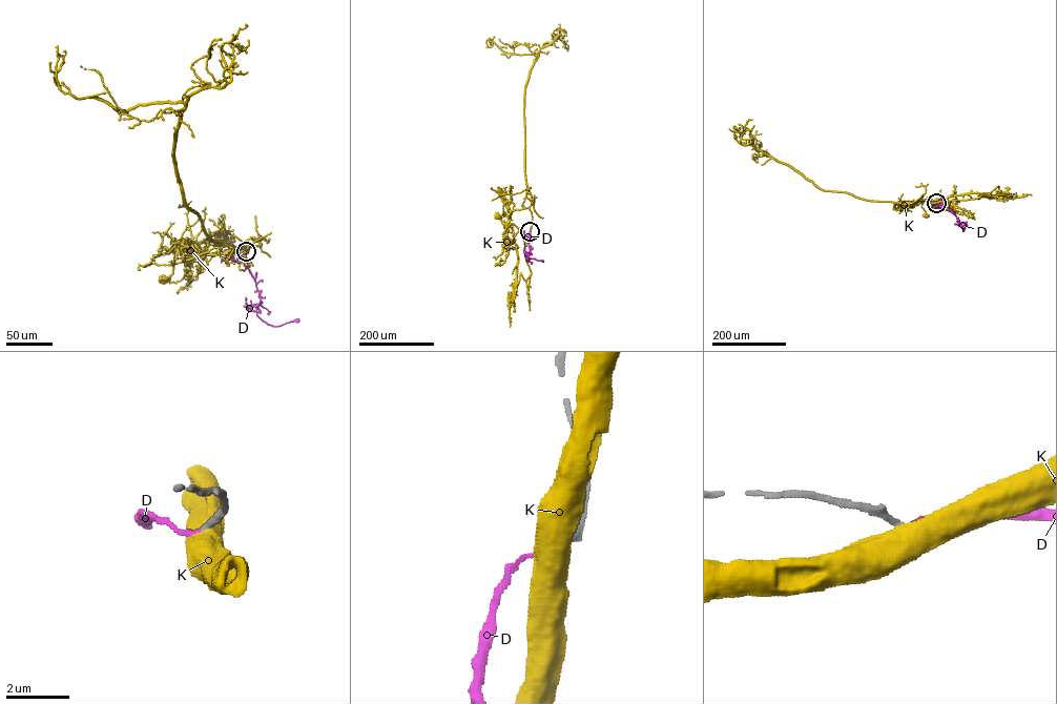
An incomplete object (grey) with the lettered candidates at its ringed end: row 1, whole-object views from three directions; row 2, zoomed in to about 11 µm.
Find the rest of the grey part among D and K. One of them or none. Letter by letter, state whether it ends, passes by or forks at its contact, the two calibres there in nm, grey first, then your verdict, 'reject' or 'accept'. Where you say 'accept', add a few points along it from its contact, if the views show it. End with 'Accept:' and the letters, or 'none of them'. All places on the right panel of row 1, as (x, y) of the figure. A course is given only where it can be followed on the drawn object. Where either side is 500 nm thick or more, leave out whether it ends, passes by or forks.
D: it ends | 200/100 nm | accept | via (936, 203), (954, 213), (962, 231), (964, 228)
K: 220/800 nm | reject
Accept: D

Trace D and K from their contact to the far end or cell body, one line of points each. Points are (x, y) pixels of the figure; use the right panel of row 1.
D: (936, 203), (954, 213), (962, 231), (964, 228)
K: (936, 203), (921, 200), (913, 203), (916, 205), (924, 201), (921, 207), (926, 215)

